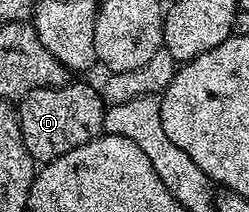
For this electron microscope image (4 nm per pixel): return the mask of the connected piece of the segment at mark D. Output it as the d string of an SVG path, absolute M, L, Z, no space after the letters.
M69 81L62 87L39 87L18 103L22 141L37 164L50 163L67 151L99 139L104 130L105 110L106 104L95 86Z

